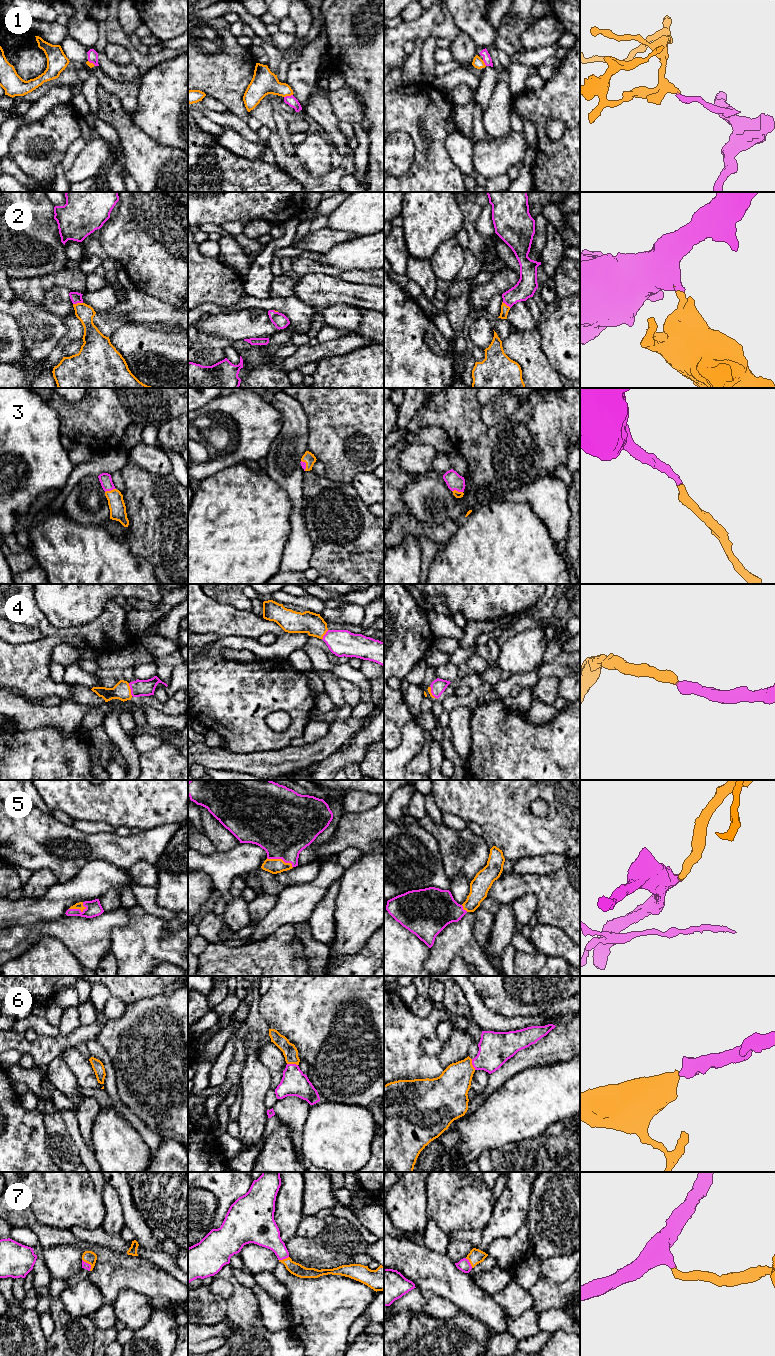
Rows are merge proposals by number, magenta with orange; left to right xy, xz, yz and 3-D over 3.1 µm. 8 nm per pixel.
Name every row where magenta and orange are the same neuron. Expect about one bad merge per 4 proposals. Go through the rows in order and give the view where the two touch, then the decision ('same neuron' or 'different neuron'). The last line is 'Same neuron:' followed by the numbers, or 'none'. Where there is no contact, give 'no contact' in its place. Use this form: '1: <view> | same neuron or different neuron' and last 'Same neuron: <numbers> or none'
1: xz | different neuron
2: xy | same neuron
3: xy | same neuron
4: xy | same neuron
5: xz | same neuron
6: xz | same neuron
7: xy | same neuron
Same neuron: 2, 3, 4, 5, 6, 7

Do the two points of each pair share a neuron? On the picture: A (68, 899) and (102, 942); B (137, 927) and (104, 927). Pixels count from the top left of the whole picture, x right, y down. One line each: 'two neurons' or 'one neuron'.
A: two neurons
B: two neurons

